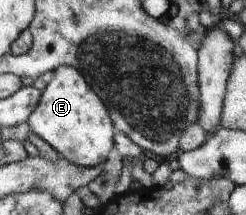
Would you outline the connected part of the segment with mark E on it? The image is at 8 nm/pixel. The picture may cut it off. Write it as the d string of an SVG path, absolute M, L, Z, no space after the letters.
M63 65L52 73L52 79L41 93L27 123L31 131L72 164L84 167L101 165L113 148L114 121L109 110L82 73L69 65Z

